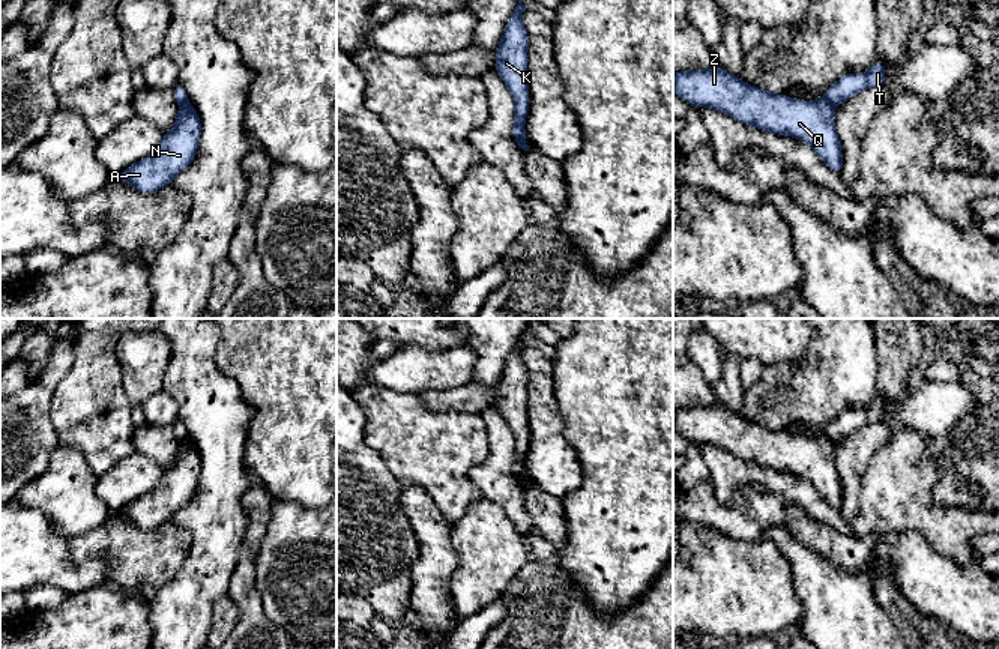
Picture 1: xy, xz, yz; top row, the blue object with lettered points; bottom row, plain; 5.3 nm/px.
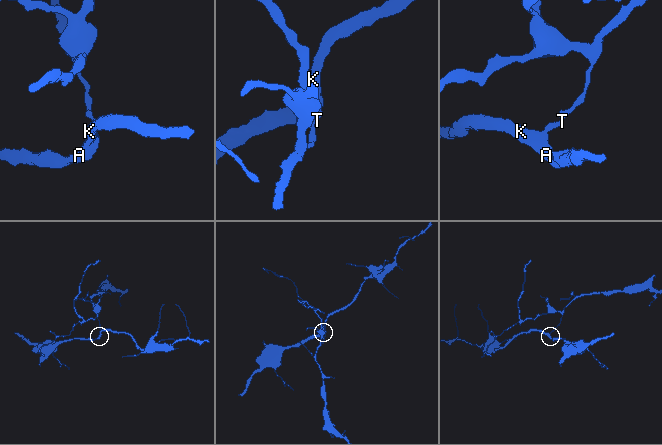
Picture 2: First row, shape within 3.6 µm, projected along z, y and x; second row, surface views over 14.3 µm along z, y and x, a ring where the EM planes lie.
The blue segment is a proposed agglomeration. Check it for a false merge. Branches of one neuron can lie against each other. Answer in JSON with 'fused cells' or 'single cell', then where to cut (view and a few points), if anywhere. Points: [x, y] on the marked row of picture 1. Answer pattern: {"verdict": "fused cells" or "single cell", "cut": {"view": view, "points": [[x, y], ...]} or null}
{"verdict": "fused cells", "cut": {"view": "yz", "points": [[823, 98], [834, 105]]}}

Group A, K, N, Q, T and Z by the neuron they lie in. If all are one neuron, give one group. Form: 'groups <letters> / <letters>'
groups A K N Q Z / T

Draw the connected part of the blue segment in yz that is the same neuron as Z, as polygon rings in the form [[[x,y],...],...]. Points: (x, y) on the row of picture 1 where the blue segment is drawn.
[[[720,65],[709,71],[675,72],[673,90],[694,107],[714,107],[745,125],[808,143],[817,156],[840,176],[841,144],[834,128],[834,105],[825,98],[810,102],[772,95],[745,84]]]

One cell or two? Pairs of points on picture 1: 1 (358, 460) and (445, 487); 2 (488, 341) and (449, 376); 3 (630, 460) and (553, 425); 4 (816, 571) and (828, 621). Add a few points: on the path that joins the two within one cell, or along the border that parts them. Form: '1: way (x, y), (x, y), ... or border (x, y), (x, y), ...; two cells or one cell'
1: border (365, 440), (403, 487); two cells
2: border (464, 343), (475, 353), (472, 380); two cells
3: border (555, 395), (564, 422), (564, 436), (580, 461); two cells
4: way (817, 583), (822, 609); one cell

